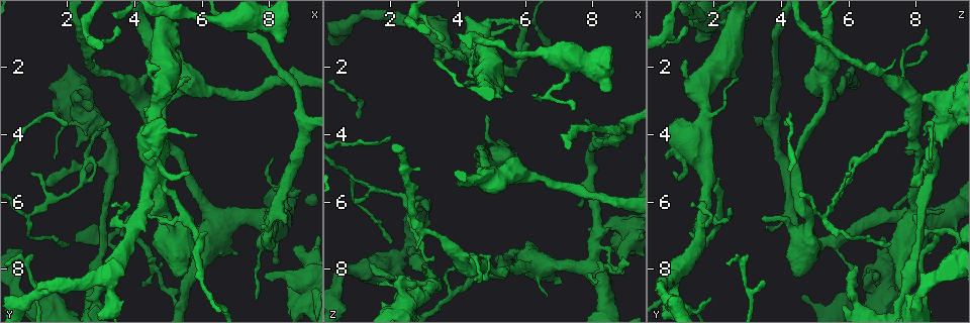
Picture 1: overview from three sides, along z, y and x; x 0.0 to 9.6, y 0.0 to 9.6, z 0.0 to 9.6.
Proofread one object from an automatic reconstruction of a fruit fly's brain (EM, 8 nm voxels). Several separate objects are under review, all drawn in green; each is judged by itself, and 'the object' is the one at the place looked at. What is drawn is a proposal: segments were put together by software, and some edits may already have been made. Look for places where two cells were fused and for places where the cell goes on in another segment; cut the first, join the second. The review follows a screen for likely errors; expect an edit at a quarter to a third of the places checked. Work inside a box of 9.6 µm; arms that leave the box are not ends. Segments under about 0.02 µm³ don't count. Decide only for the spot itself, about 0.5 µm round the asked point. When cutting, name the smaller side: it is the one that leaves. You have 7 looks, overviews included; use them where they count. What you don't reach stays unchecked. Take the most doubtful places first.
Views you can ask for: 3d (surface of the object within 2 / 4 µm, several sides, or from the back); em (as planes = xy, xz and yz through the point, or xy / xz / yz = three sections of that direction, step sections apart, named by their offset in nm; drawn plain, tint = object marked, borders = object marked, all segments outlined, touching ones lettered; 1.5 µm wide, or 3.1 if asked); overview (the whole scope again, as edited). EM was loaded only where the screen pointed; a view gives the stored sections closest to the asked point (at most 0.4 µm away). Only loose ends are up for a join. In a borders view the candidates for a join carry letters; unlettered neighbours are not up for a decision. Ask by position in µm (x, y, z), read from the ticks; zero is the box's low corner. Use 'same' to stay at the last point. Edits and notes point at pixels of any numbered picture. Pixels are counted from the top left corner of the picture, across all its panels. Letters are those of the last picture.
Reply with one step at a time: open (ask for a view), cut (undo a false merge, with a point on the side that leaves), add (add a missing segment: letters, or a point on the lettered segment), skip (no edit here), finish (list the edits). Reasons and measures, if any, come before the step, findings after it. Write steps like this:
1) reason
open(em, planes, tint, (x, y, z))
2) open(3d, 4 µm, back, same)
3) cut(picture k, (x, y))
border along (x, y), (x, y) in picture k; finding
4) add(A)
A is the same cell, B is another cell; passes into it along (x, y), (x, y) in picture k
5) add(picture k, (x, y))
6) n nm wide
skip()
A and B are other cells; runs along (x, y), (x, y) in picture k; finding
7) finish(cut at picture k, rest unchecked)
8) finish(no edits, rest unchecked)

branch point
open(3d, 4 µm, (6.20, 8.80, 0.65))

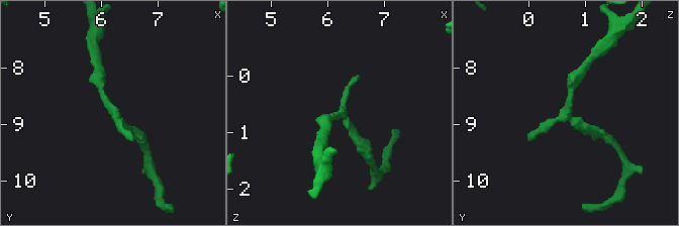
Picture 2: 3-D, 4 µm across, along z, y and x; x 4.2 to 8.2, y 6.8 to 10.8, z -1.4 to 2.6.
now the EM
open(em, yz, step 8, borders, (6.25, 8.80, 0.60))

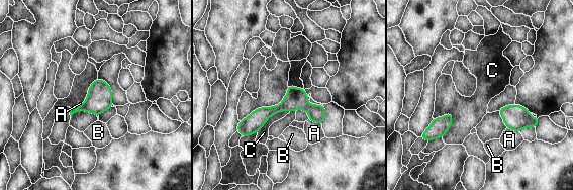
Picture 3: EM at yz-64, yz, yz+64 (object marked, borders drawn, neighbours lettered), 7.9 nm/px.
3 arms
skip()
A, B and C are other cells; continuous, no second cell

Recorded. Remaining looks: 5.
thin end
open(3d, 2 µm, (1.65, 4.80, 8.40))

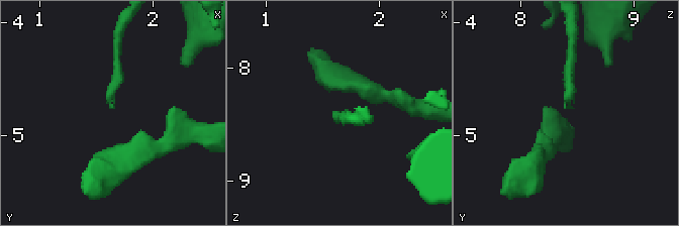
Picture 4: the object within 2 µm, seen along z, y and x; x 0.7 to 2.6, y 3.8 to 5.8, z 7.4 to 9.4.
shape alone is not enough
open(em, xz, step 4, tint, (1.60, 4.72, 8.40))

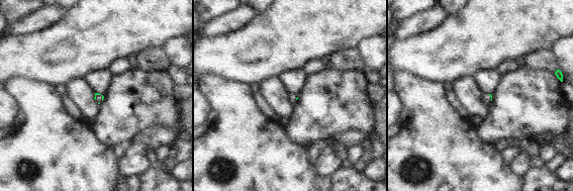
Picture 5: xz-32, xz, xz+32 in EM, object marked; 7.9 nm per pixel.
another direction
open(em, planes, borders, same)

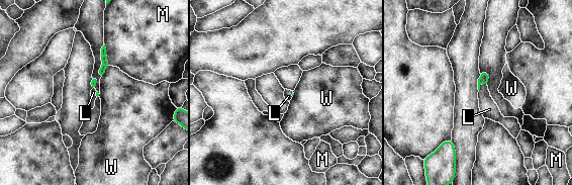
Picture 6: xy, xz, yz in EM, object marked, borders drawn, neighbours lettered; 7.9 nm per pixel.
add(L)
L is the same cell, M and W are other cells; passes into it along (484, 77), (481, 83), (489, 109) in picture 6; it goes on there

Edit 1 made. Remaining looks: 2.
finish(add at picture 6, rest unchecked)

